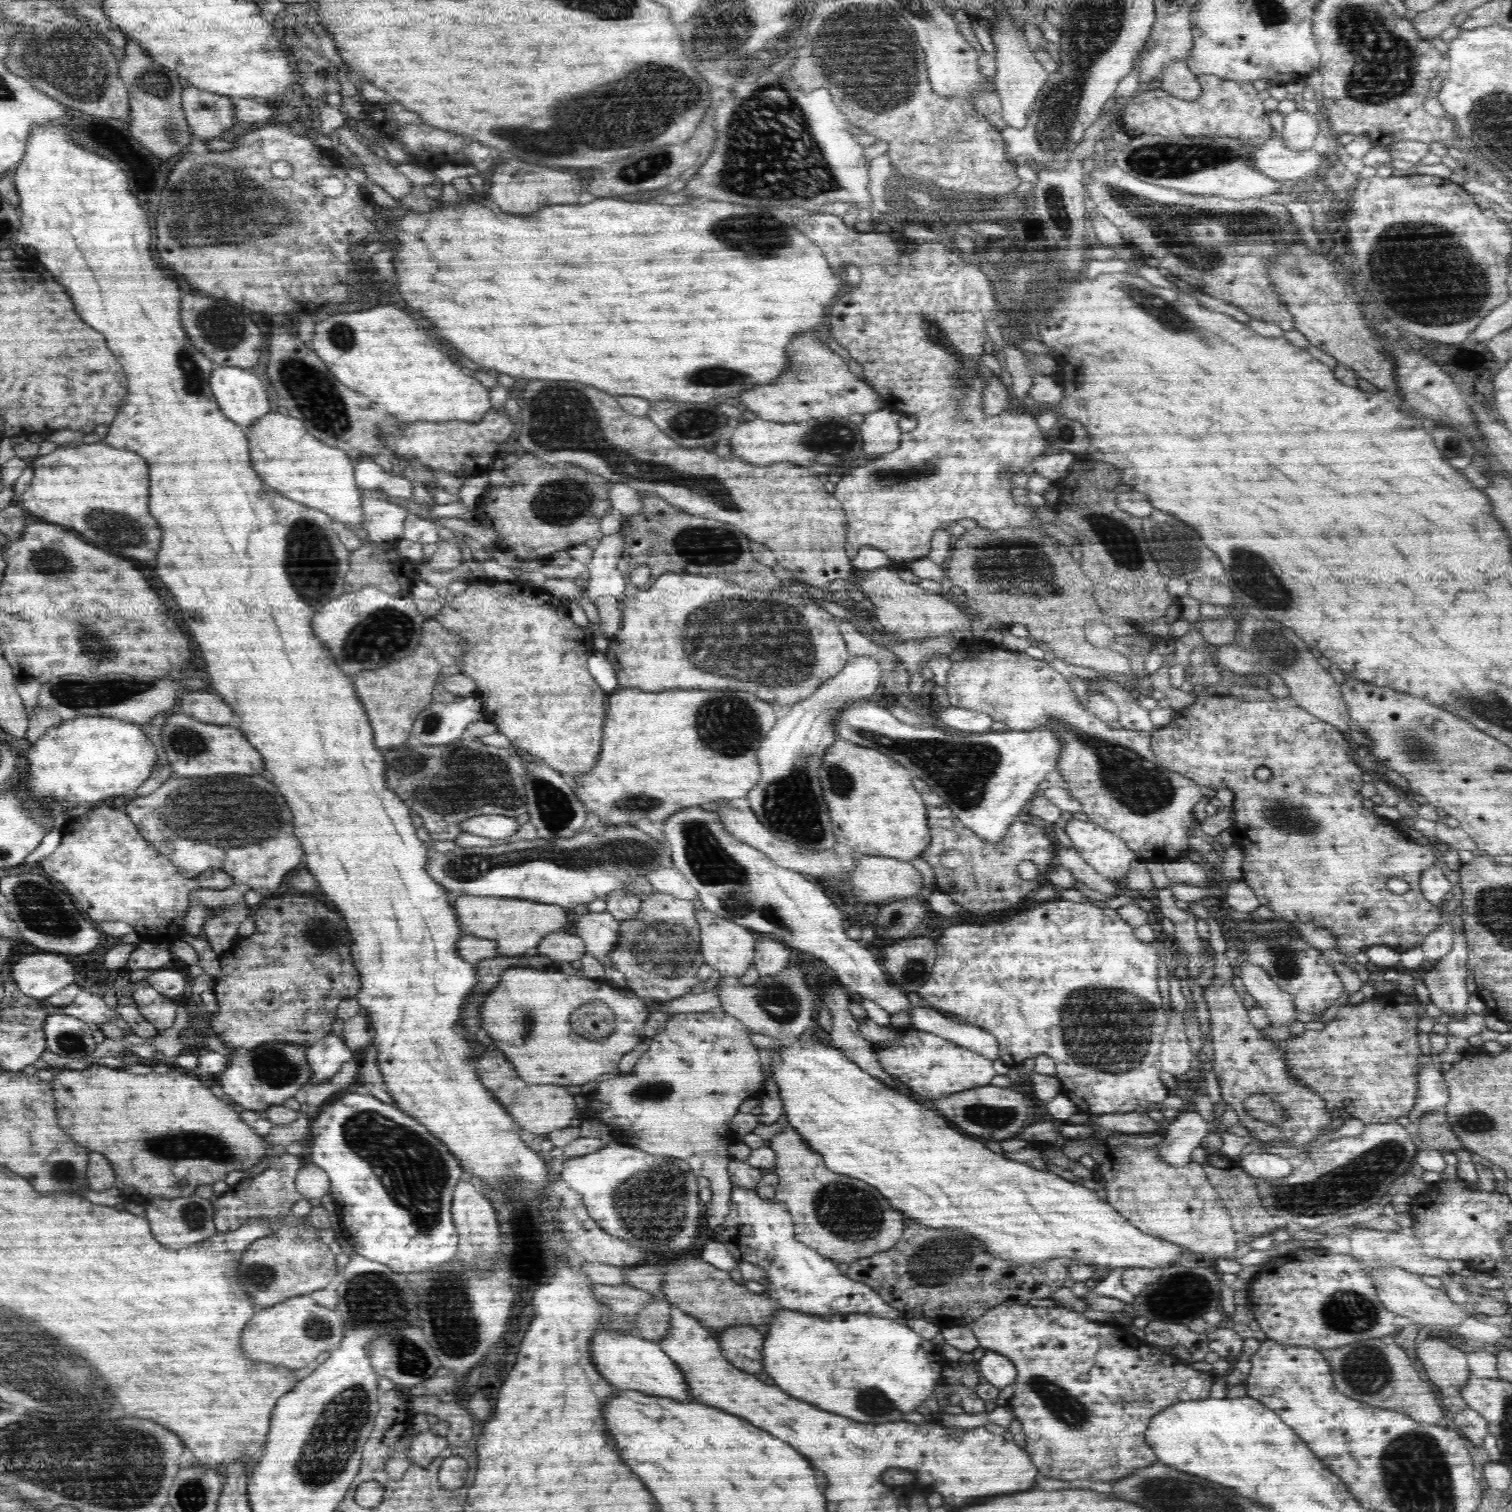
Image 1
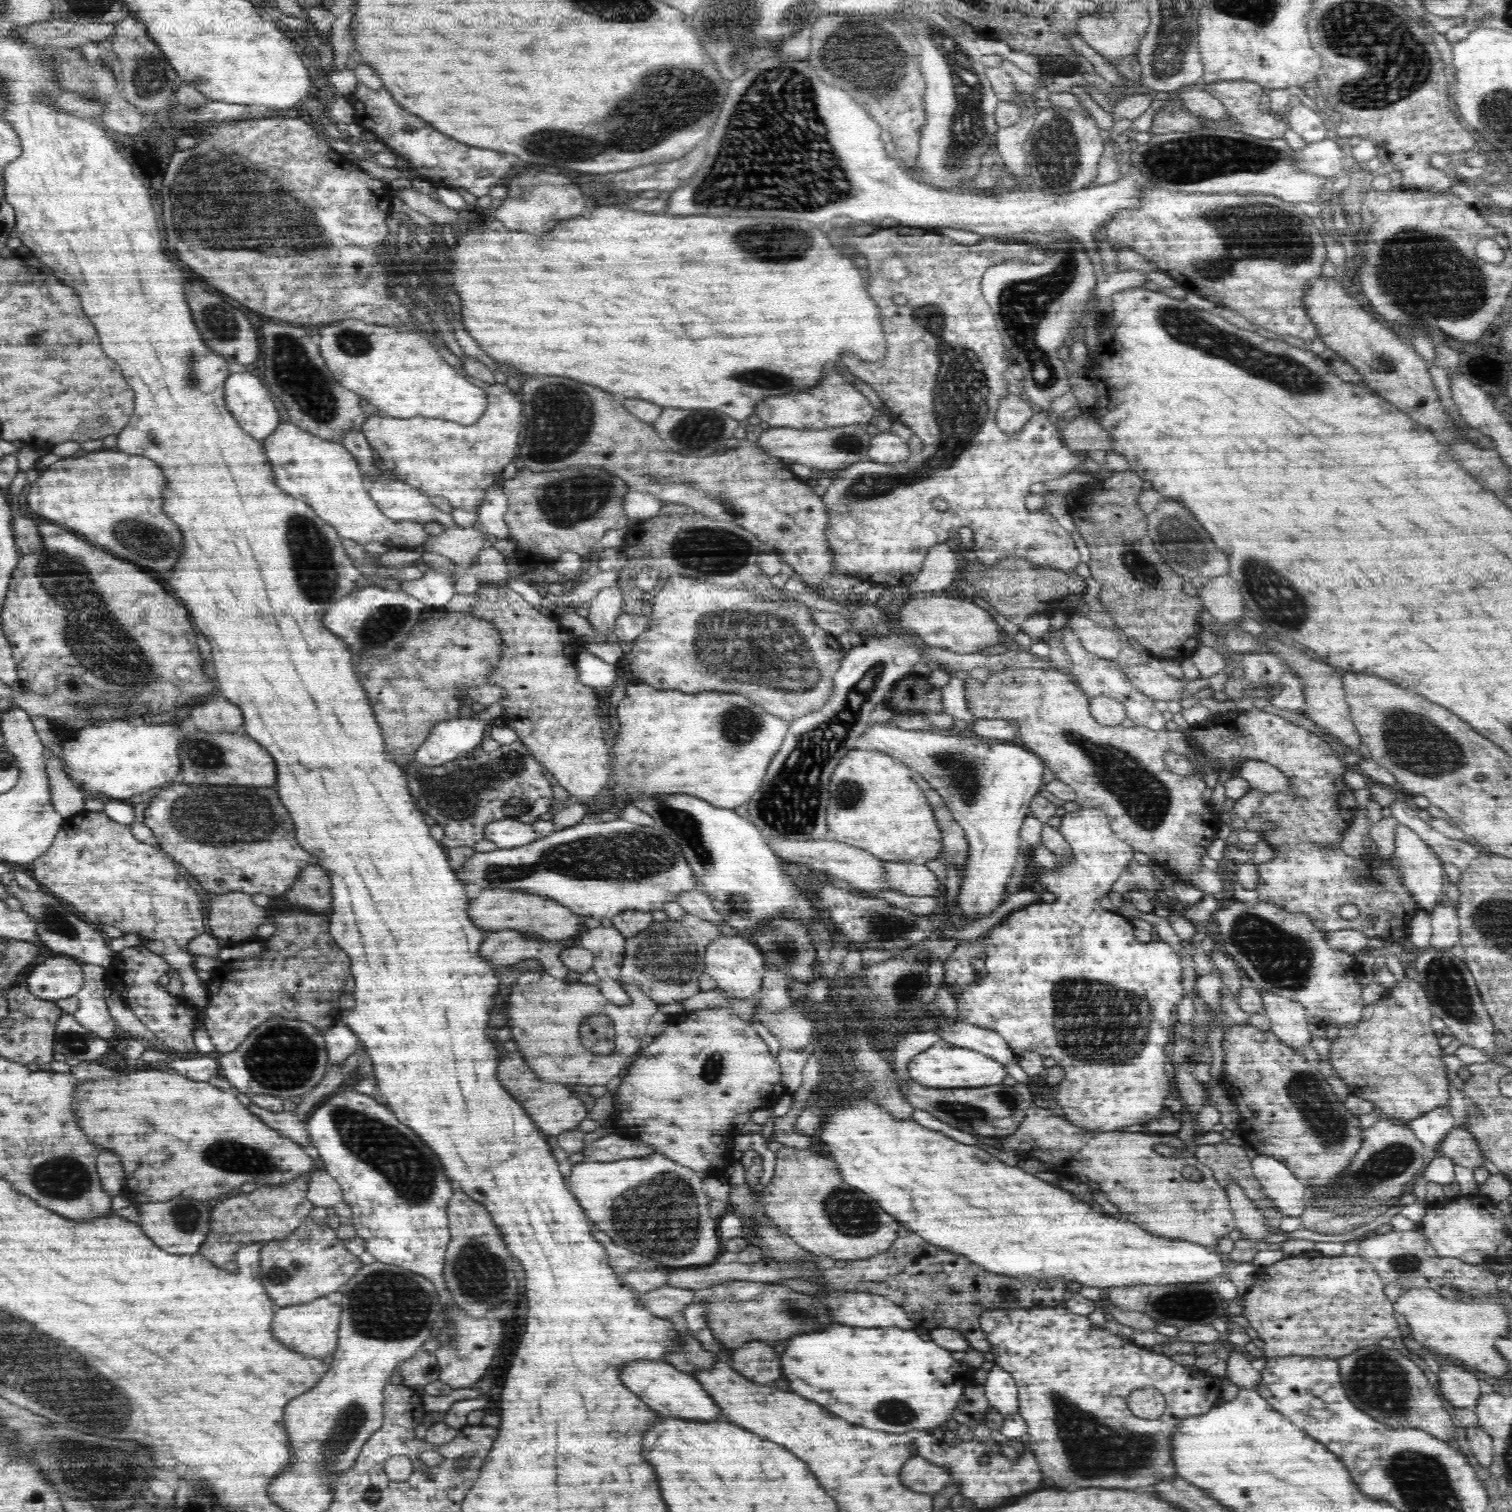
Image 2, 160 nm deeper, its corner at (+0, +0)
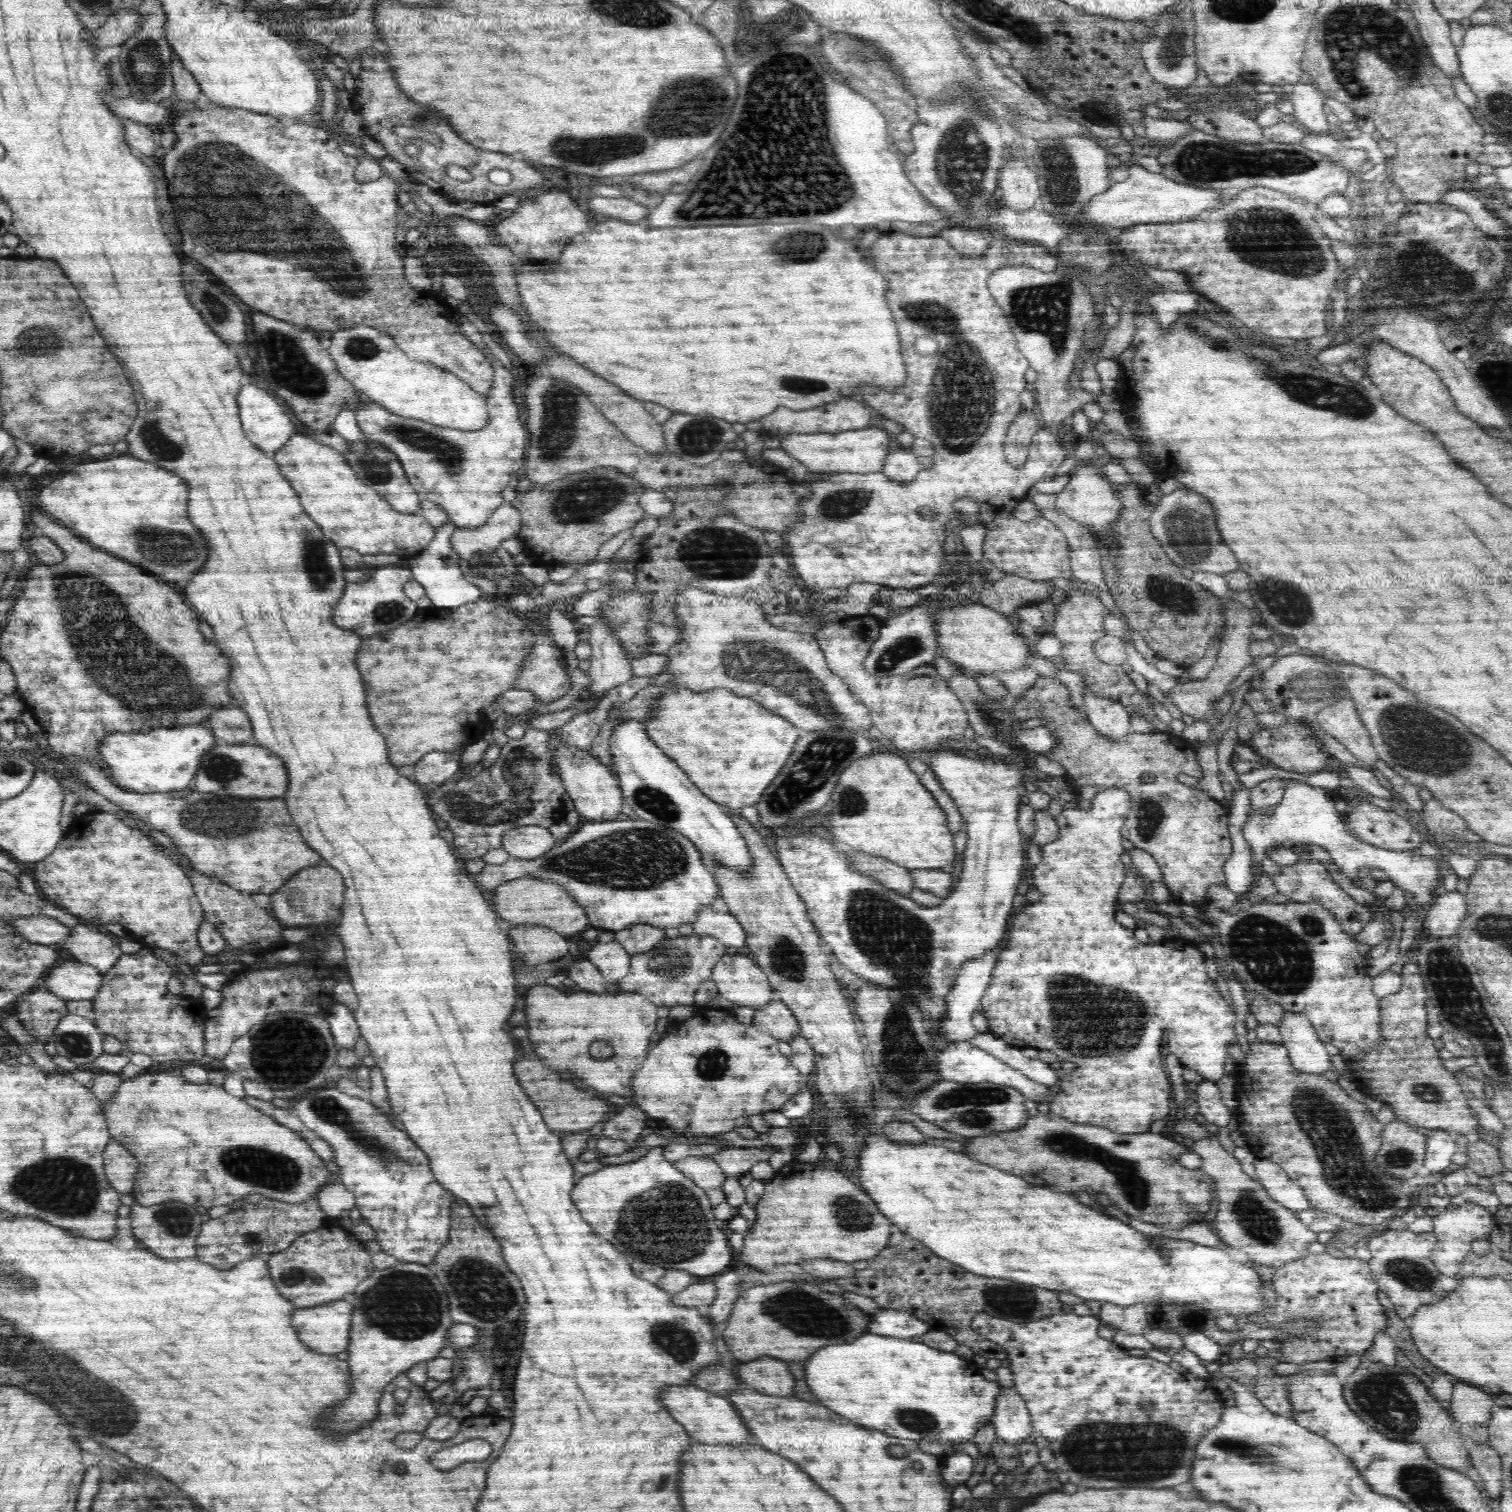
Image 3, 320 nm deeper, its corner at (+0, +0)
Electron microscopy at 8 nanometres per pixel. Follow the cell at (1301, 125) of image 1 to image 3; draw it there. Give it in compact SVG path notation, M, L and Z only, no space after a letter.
M1312 82L1295 84L1291 94L1286 97L1293 104L1295 122L1299 122L1308 134L1333 132L1324 113L1324 97Z

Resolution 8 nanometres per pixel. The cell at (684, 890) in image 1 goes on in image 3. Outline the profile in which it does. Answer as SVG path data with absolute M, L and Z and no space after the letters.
M712 905L700 908L693 929L693 934L718 938L727 949L746 948L746 933L739 920L729 912L714 911Z

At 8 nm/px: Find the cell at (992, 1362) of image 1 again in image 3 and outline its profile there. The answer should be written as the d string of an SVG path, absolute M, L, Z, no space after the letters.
M1000 1386L994 1406L995 1432L1006 1444L1018 1446L1032 1441L1032 1419L1024 1399L1015 1389Z

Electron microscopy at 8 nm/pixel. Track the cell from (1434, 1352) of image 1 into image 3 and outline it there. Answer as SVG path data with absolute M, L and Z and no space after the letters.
M1456 1380L1449 1412L1457 1425L1481 1424L1487 1427L1492 1408L1495 1406L1492 1402L1493 1394L1494 1391L1490 1389Z

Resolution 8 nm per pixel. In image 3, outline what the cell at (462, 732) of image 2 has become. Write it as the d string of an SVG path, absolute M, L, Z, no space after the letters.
M430 752L414 765L412 781L421 786L430 784L440 784L446 782L452 775L457 774L462 767L460 766L460 752L456 754L440 754L440 752Z

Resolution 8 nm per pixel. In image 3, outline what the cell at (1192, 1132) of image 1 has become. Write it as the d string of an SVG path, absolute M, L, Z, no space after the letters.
M1201 1081L1196 1084L1199 1112L1207 1122L1220 1126L1228 1126L1231 1111L1222 1102L1222 1094L1215 1081Z

